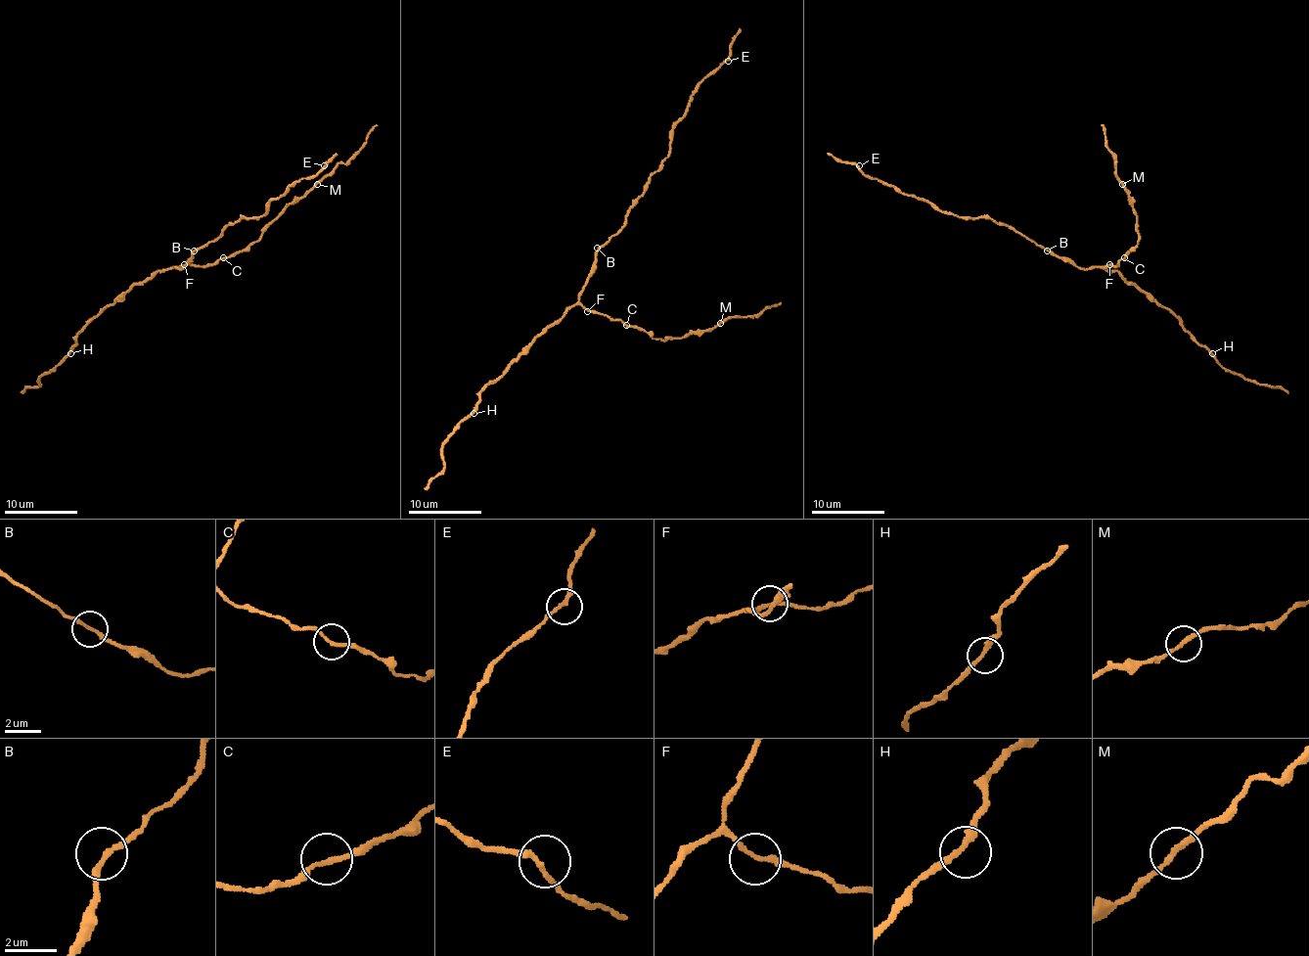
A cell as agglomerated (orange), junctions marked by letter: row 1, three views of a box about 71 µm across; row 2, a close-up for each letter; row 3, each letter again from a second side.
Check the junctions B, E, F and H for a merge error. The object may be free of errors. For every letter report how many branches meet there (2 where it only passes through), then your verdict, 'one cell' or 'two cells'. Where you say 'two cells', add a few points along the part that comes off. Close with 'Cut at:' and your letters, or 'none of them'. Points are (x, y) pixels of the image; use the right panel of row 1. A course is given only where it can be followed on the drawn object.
B: branches 2; one cell
E: branches 2; one cell
F: branches 2; two cells; course (1109, 265), (1114, 266), (1139, 239), (1137, 213), (1129, 193), (1116, 176), (1114, 155), (1107, 147), (1102, 125)
H: branches 2; one cell
Cut at: F

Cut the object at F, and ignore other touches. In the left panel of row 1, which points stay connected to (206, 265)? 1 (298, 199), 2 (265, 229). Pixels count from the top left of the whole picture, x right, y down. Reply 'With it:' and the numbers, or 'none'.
With it: 1, 2

